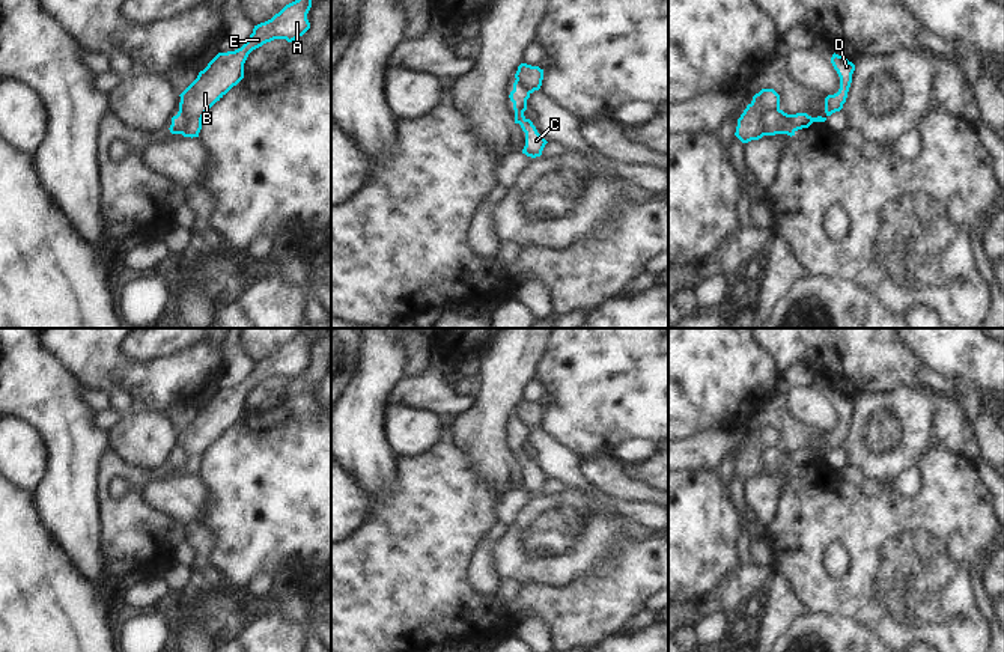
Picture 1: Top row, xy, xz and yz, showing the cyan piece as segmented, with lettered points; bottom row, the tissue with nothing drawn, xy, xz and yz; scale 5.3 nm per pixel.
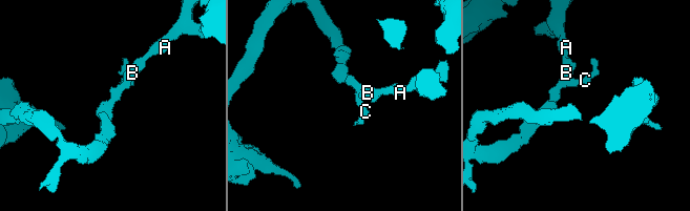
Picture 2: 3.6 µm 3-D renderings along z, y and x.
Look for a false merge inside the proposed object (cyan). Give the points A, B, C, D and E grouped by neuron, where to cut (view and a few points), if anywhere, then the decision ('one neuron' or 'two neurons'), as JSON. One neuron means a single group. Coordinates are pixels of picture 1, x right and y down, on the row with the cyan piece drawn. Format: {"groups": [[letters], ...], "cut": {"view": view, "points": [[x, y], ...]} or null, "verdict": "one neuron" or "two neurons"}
{"groups": [["A", "B", "E"], ["C", "D"]], "cut": {"view": "yz", "points": [[778, 107], [769, 109], [763, 115], [763, 134]]}, "verdict": "two neurons"}

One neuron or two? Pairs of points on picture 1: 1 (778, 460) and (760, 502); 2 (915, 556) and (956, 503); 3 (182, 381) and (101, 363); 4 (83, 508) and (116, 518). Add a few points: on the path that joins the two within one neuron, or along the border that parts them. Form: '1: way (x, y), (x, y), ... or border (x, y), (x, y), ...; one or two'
1: way (777, 470), (763, 491); one
2: way (929, 542), (953, 517); one
3: way (163, 381), (146, 381), (121, 371); one
4: border (97, 473), (98, 502); two

